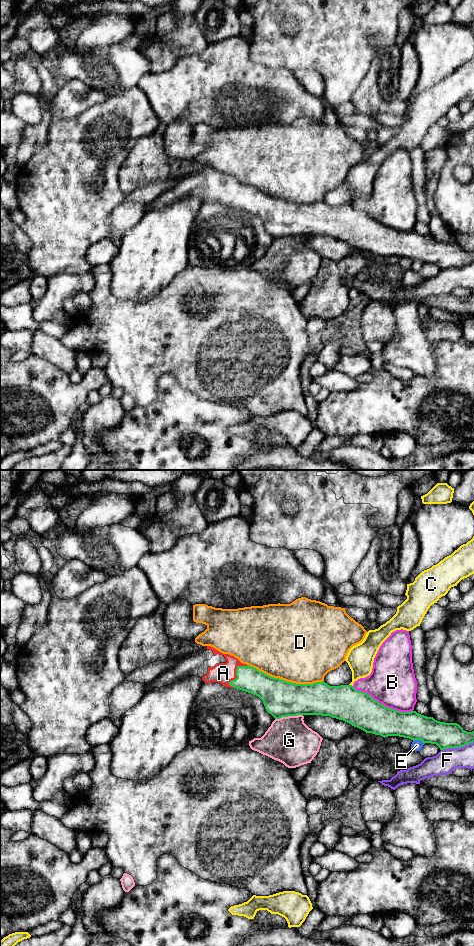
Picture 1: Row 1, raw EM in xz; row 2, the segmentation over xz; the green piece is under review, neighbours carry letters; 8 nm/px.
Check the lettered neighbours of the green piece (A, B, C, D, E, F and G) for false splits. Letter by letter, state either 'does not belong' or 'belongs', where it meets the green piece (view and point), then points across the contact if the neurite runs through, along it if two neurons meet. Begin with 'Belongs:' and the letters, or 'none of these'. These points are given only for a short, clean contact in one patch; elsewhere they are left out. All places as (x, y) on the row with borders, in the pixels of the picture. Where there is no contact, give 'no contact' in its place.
Belongs: A
A: belongs; contact xz (236, 673)
B: does not belong; contact xz (382, 704)
C: does not belong; contact xz (351, 685)
D: does not belong; contact xz (284, 680)
E: does not belong; contact xz (419, 739); border xz (413, 740), (421, 740), (424, 743)
F: does not belong; contact xz (457, 747)
G: does not belong; contact xz (288, 715)

